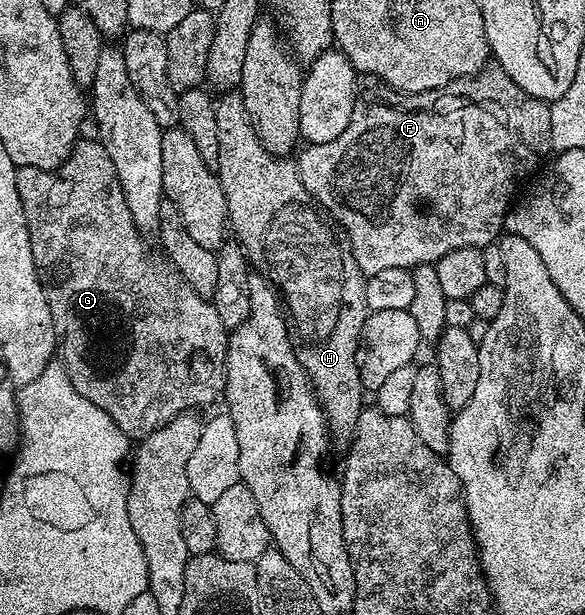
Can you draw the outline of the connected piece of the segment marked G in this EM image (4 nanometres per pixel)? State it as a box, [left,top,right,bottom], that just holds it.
[16,139,229,439]

